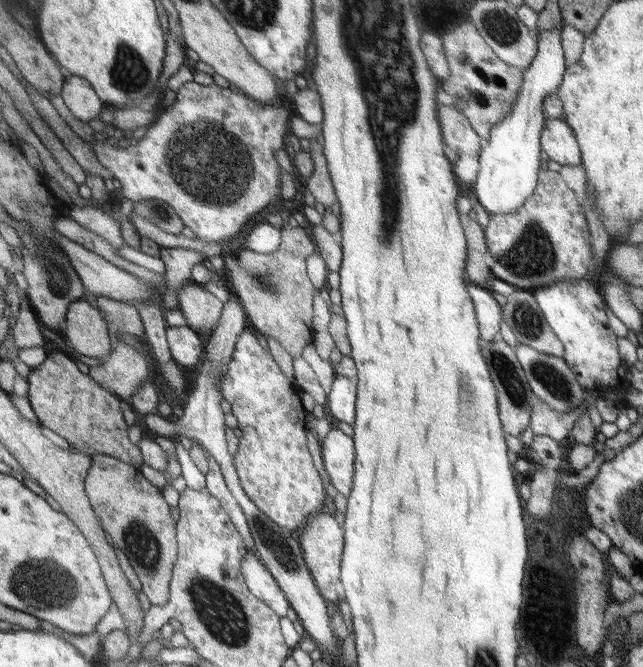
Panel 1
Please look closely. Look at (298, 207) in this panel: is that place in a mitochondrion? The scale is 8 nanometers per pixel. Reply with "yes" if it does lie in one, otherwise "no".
no

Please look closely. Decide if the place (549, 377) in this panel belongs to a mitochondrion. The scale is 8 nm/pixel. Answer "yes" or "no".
yes

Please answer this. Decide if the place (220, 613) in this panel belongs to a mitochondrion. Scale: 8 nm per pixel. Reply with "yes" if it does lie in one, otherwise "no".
yes

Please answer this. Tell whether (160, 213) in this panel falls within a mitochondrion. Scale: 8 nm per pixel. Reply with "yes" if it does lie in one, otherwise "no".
yes

